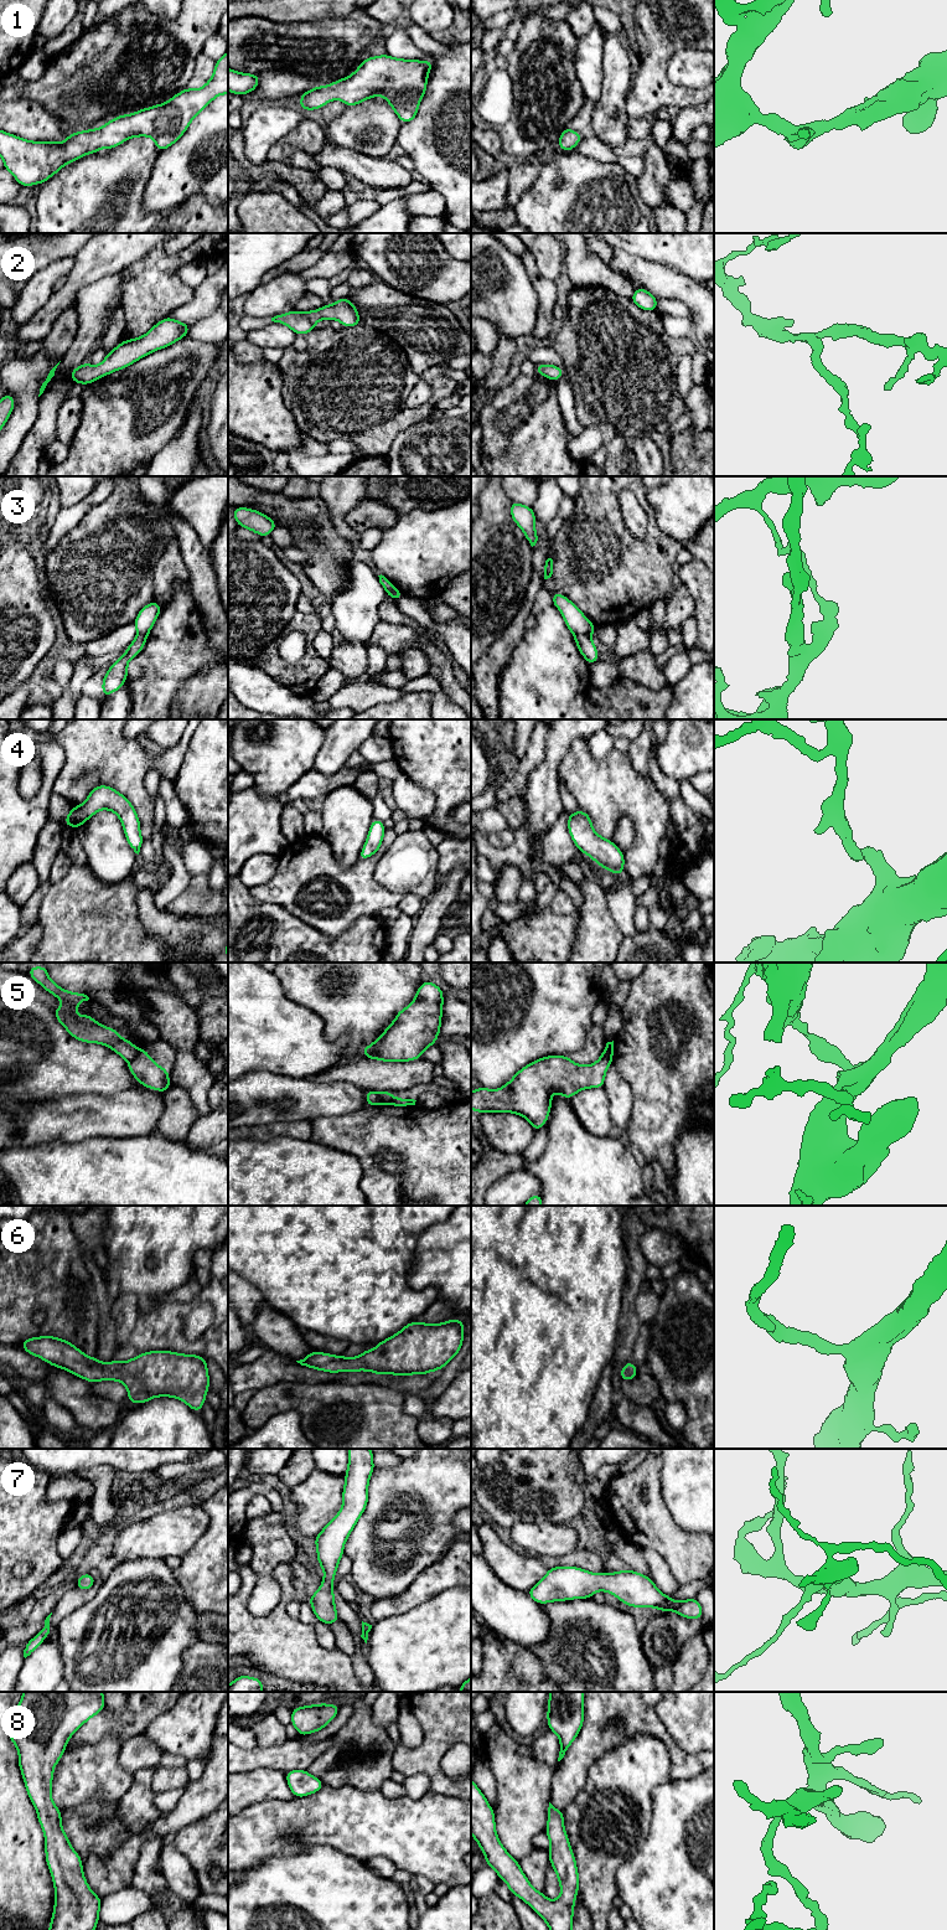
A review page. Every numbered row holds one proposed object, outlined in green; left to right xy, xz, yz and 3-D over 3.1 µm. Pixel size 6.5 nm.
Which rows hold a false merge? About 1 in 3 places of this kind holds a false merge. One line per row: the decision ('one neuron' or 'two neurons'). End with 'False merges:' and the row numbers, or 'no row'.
1: one neuron
2: one neuron
3: two neurons
4: one neuron
5: two neurons
6: one neuron
7: one neuron
8: one neuron
False merges: 3, 5

